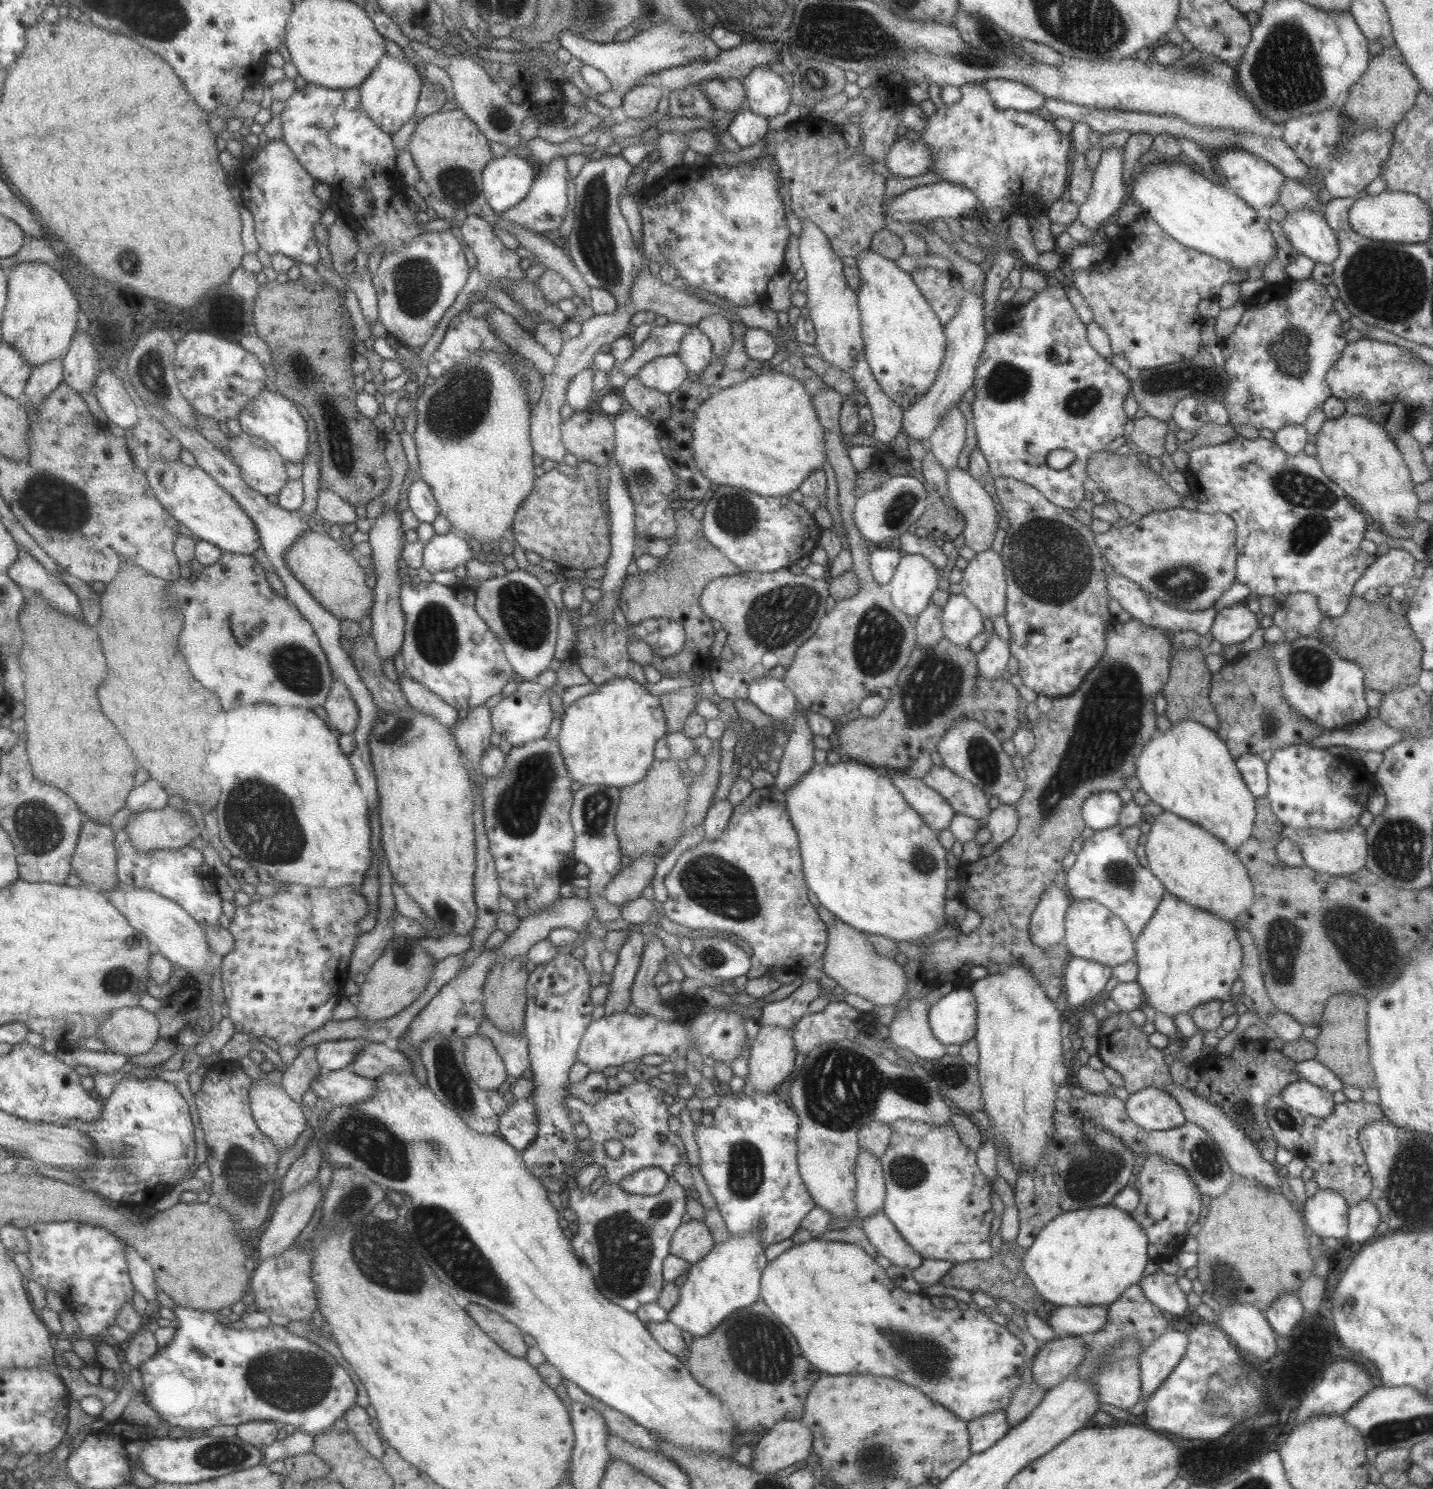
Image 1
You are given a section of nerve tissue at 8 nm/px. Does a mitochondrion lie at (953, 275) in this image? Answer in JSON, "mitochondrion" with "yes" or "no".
{"mitochondrion":"no"}

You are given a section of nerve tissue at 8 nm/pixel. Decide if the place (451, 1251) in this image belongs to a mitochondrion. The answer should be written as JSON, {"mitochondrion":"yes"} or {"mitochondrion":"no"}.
{"mitochondrion":"yes"}

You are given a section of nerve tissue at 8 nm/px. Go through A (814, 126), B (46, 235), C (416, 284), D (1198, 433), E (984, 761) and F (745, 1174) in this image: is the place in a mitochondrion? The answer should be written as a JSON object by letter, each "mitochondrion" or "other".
{"A":"other","B":"other","C":"mitochondrion","D":"other","E":"mitochondrion","F":"mitochondrion"}

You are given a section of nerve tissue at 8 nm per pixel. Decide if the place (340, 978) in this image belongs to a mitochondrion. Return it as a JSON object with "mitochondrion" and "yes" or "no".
{"mitochondrion":"no"}

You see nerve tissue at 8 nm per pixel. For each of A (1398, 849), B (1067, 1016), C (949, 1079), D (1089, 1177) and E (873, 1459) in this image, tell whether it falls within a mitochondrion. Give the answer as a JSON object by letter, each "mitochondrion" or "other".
{"A":"mitochondrion","B":"other","C":"mitochondrion","D":"mitochondrion","E":"mitochondrion"}

